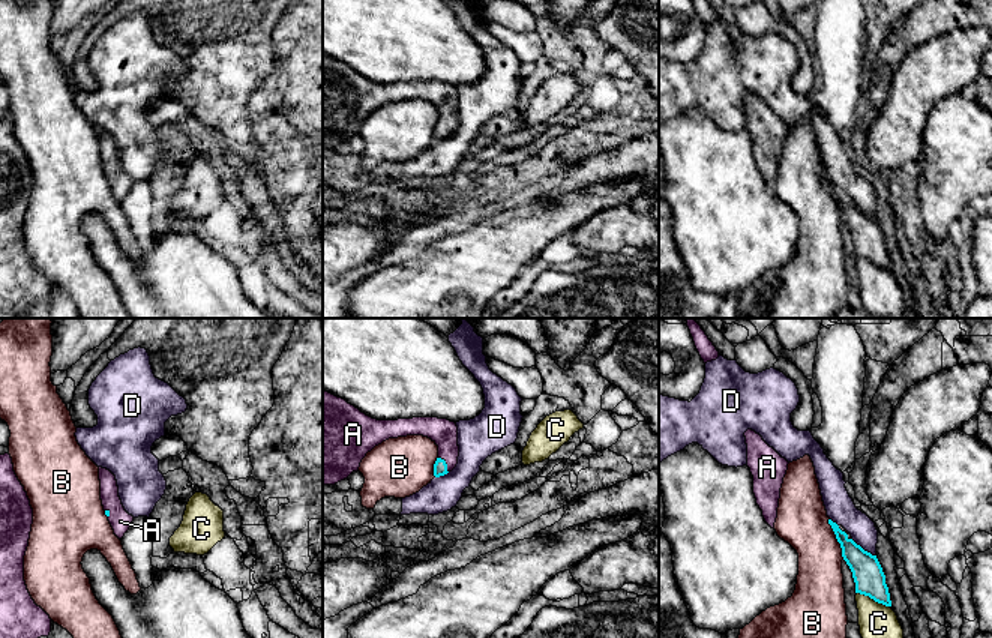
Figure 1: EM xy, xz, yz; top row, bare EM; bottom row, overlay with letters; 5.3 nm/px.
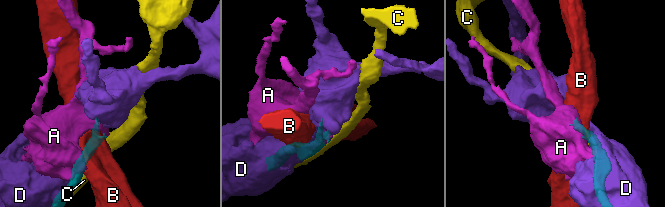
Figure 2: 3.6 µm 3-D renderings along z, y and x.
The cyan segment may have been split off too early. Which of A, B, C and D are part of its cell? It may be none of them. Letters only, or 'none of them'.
A

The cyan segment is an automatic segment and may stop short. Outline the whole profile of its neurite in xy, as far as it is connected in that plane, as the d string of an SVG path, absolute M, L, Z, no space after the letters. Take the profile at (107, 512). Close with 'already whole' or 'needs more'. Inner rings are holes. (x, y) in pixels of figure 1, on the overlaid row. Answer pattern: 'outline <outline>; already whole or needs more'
outline M99 467L99 480L105 515L108 516L114 534L122 539L129 530L134 516L129 515L122 504L116 476L110 470Z; needs more

